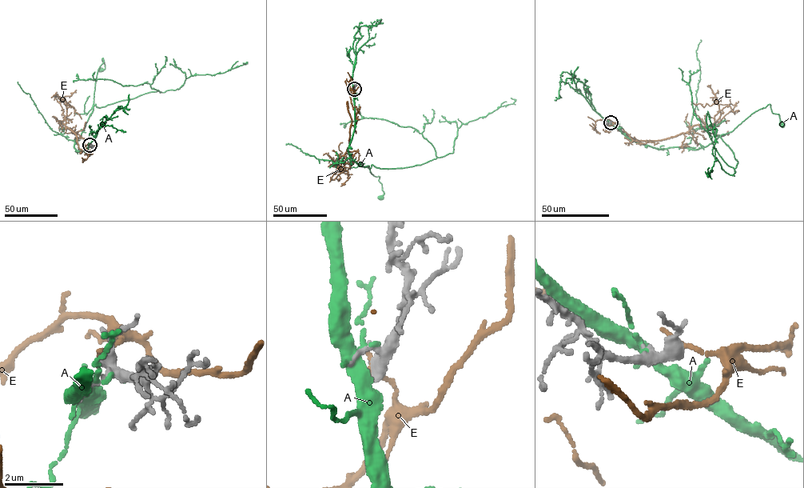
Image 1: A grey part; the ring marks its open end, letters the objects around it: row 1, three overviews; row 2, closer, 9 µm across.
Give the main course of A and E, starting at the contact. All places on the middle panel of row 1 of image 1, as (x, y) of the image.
A: (353, 88), (355, 122), (348, 155), (357, 164), (369, 166), (372, 174), (380, 177), (384, 194), (380, 197)
E: (353, 88), (356, 124), (340, 158), (342, 170), (336, 163), (342, 142)

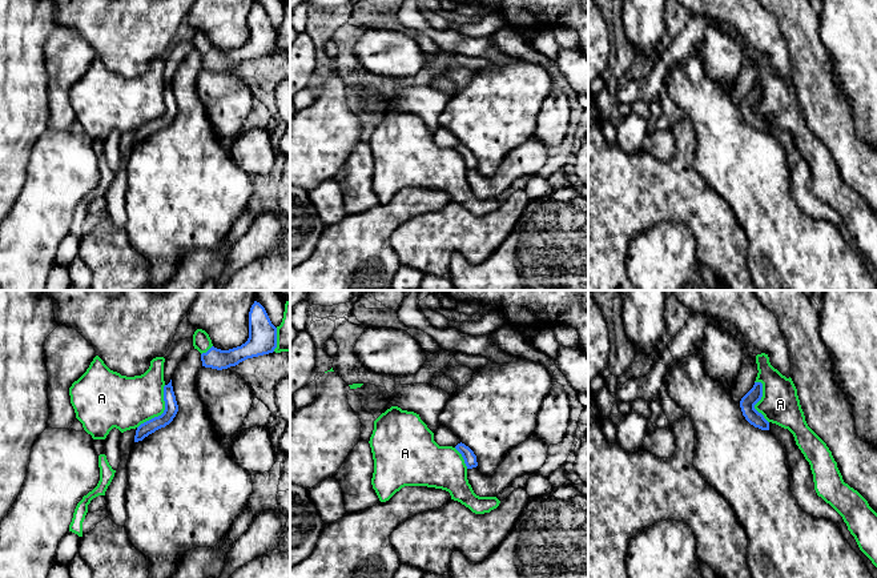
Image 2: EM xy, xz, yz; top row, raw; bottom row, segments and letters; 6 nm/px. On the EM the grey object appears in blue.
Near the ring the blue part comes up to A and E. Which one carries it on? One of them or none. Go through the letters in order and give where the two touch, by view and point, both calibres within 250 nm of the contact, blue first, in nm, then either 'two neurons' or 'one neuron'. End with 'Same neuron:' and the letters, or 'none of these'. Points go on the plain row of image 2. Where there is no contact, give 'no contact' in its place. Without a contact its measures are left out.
A: xy (164, 113) | 80/320 nm | two neurons
E: no contact | two neurons
Same neuron: none of these

